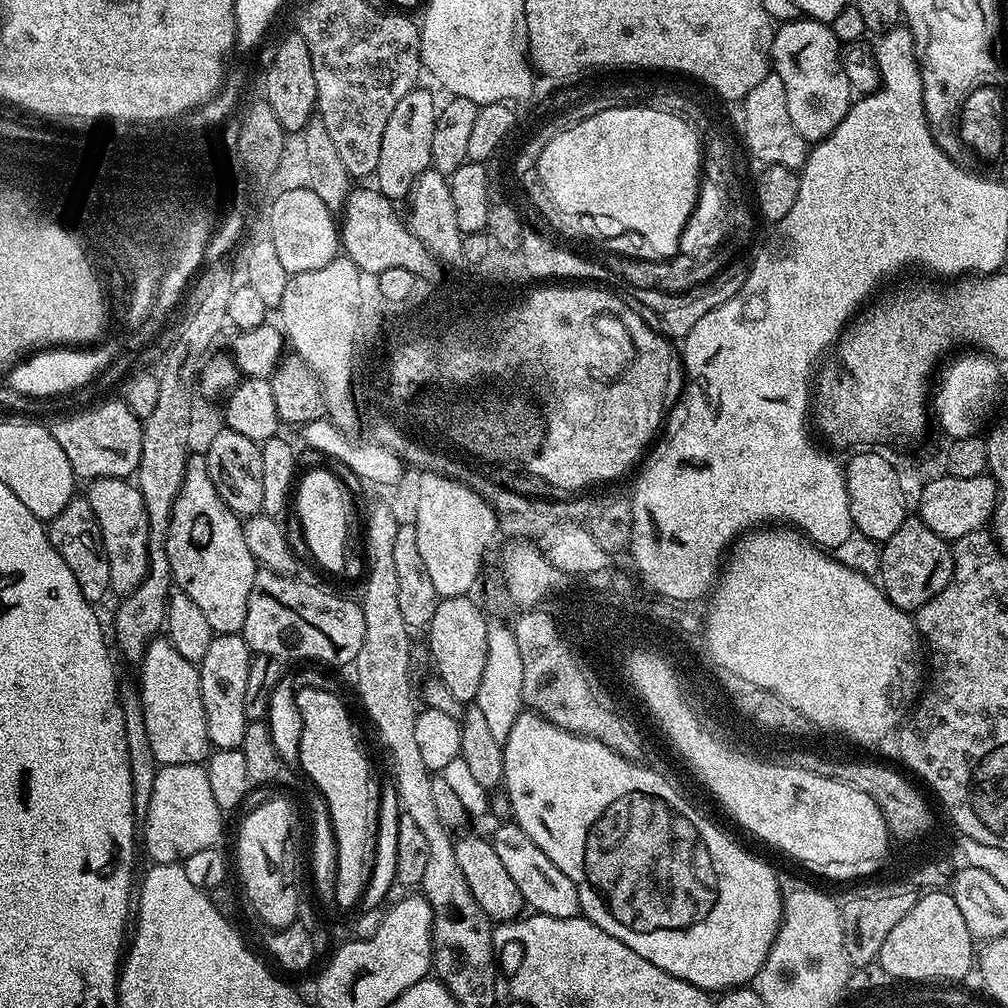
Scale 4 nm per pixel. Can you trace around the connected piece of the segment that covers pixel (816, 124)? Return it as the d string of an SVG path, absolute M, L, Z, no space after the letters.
M797 18L783 21L772 33L771 67L782 78L782 86L786 86L786 106L790 109L790 122L794 122L794 130L802 134L809 142L825 140L833 130L846 118L854 103L854 93L846 78L846 70L842 70L842 45L832 33L831 27L822 20Z

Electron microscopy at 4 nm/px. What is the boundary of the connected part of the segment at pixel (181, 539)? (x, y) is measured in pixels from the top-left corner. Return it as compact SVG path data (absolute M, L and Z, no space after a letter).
M193 455L184 467L184 481L180 483L180 492L177 493L172 507L172 517L164 549L166 558L170 562L175 587L185 592L202 609L202 615L206 617L206 622L210 622L213 633L222 636L243 633L246 622L246 602L250 602L250 590L254 590L258 563L246 544L241 517L234 515L230 506L222 502L208 473L207 459L203 455Z

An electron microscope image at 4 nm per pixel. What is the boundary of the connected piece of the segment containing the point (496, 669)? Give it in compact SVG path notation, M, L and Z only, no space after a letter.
M496 620L491 621L487 630L486 665L482 672L482 681L478 686L474 706L485 715L490 734L501 744L509 737L514 722L524 710L522 677L522 656L519 653L513 629L507 625L505 627Z

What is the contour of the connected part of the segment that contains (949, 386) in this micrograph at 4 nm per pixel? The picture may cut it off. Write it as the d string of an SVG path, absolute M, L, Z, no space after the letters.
M980 350L961 352L964 352L961 356L953 355L953 360L944 369L939 369L934 384L934 420L940 423L941 430L952 440L977 435L989 423L988 415L1000 396L1001 365Z

